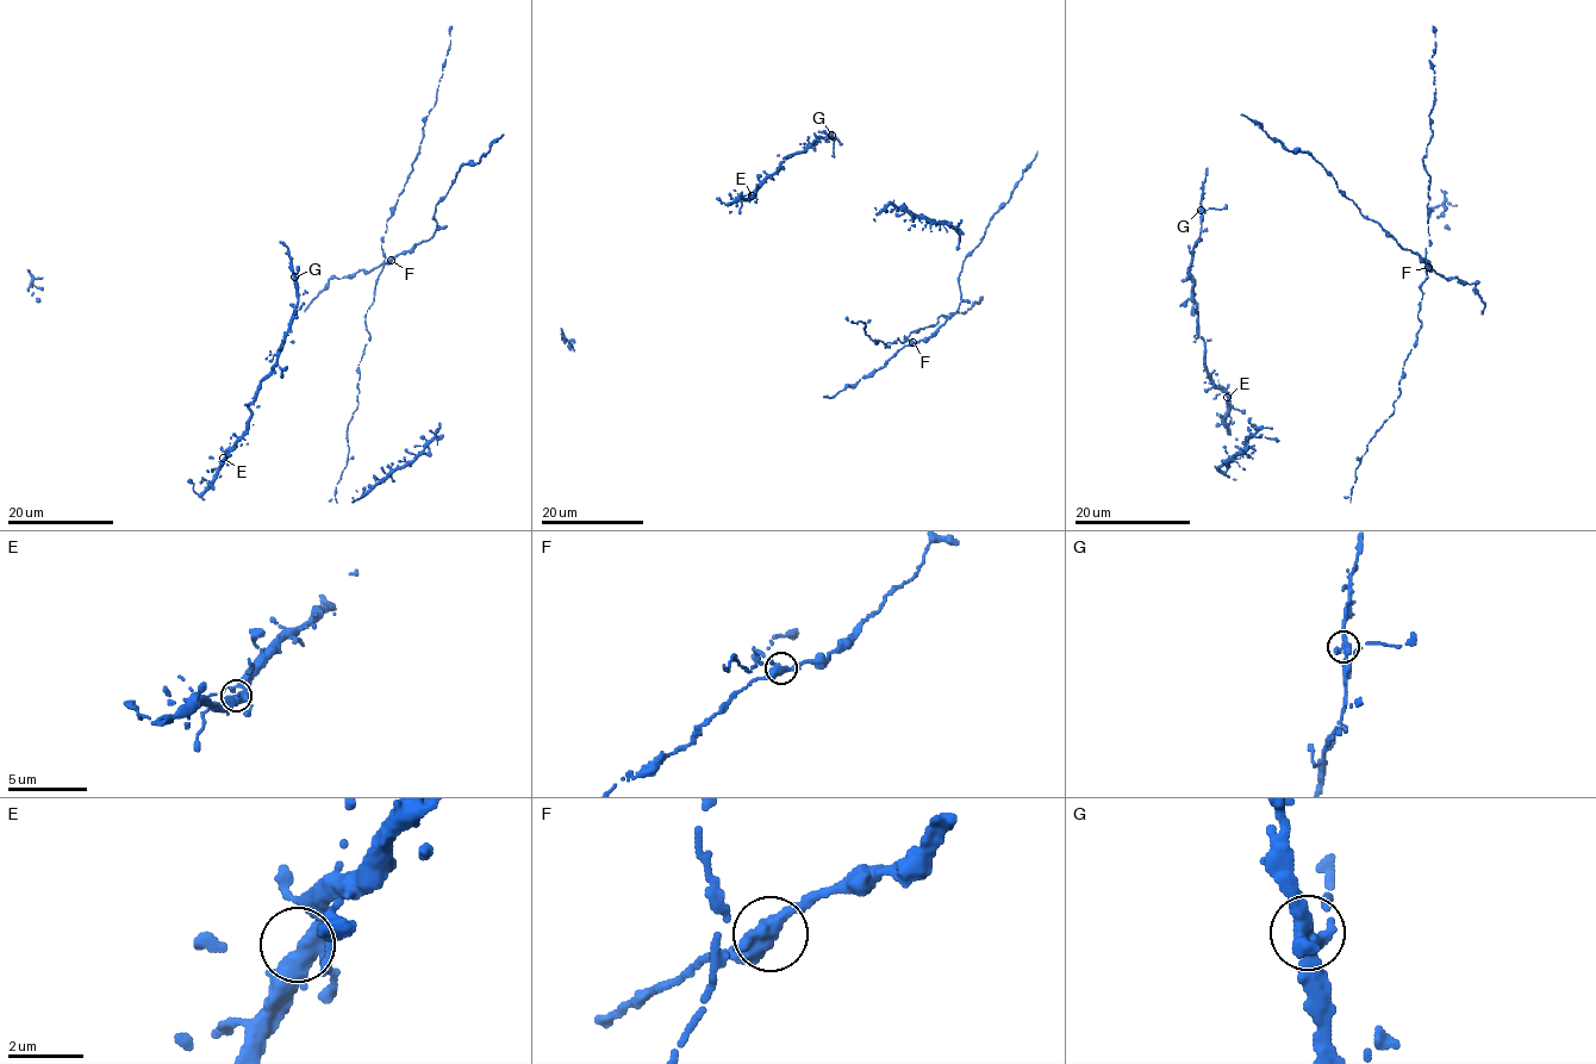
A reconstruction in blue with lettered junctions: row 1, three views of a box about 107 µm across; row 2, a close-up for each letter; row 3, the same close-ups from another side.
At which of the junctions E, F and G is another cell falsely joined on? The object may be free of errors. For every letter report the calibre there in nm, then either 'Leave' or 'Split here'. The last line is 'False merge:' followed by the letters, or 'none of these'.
E: Thickness 360 nm. Leave
F: Thickness 400 nm. Split here
G: Thickness 360 nm. Leave
False merge: F

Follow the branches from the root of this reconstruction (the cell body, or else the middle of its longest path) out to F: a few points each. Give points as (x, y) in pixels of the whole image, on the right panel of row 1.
F: (1395, 402), (1401, 393), (1402, 368), (1421, 324), (1417, 317), (1420, 285), (1429, 267)

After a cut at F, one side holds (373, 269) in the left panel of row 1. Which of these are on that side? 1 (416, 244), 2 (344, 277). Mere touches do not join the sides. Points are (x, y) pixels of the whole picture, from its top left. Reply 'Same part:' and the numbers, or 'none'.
Same part: 1, 2

